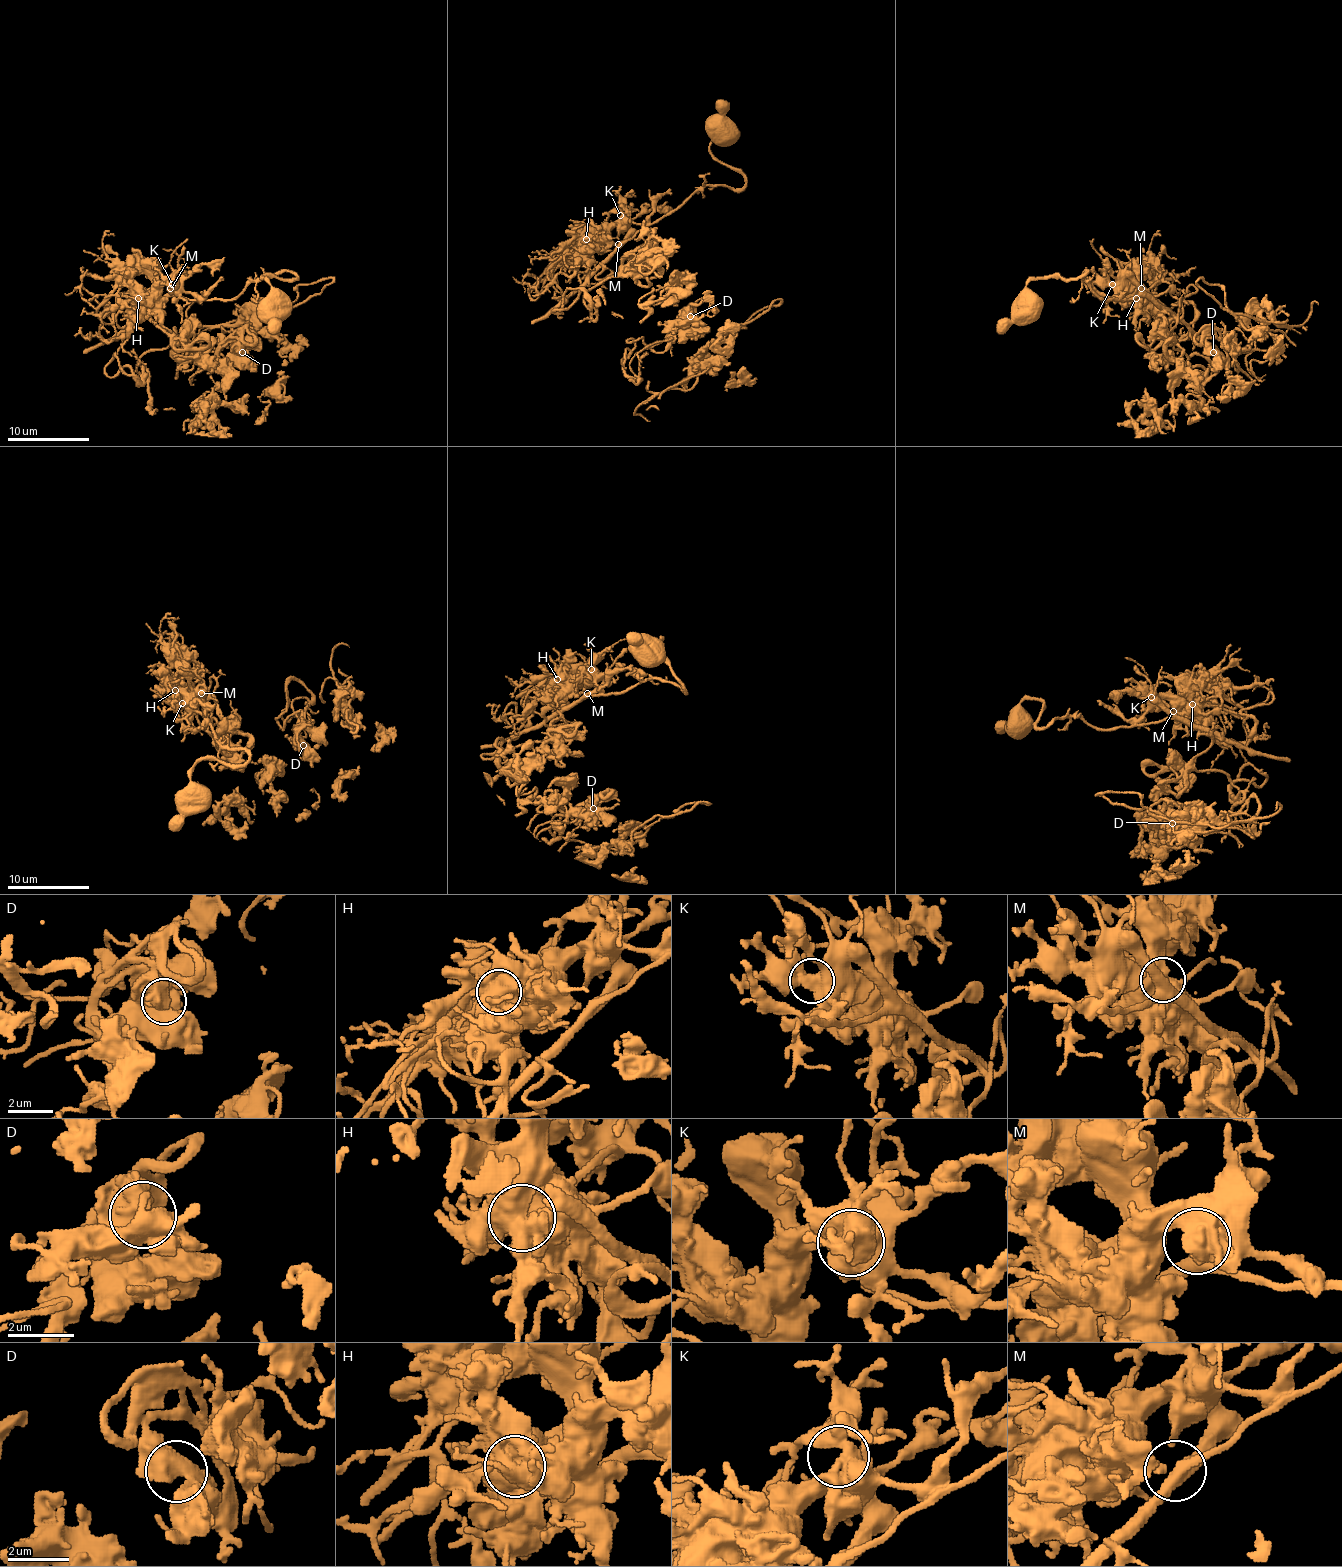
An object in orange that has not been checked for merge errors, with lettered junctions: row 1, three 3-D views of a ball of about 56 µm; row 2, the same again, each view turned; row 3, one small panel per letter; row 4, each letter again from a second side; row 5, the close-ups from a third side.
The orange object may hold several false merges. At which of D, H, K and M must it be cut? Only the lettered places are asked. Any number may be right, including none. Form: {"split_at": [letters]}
{"split_at": ["H"]}

